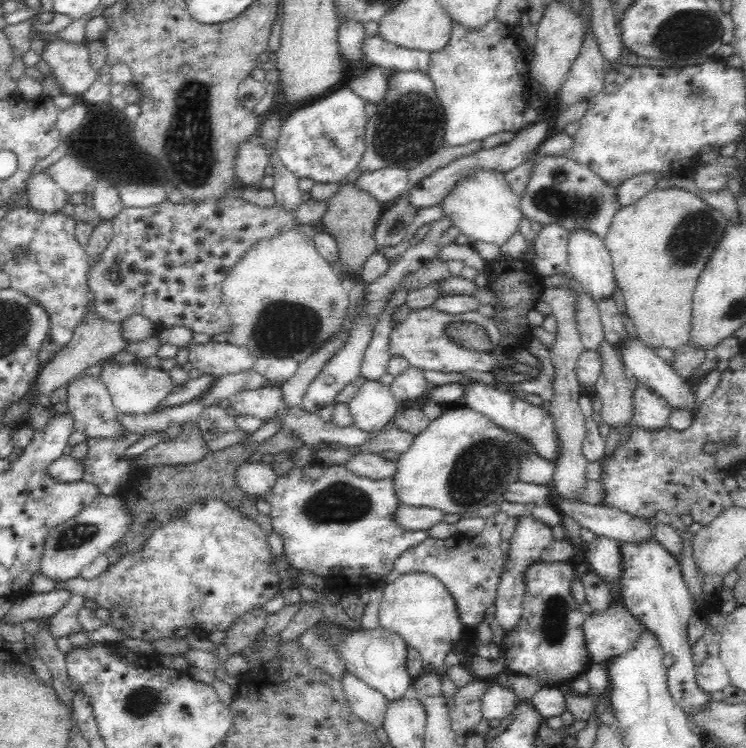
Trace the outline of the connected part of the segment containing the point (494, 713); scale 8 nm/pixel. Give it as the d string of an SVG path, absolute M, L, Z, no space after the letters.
M499 683L490 684L481 698L482 716L487 720L508 717L514 710L516 702L512 689L503 688Z

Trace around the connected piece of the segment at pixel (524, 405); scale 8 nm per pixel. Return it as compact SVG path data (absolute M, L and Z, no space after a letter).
M460 376L457 380L462 380L462 383L466 385L464 396L460 400L461 405L479 414L484 414L502 430L522 437L534 449L536 455L553 463L556 462L561 454L562 442L560 436L555 432L555 421L548 410L544 410L541 405L534 406L534 404L529 404L526 398L522 400L514 392L499 391L496 387L484 382L463 379Z

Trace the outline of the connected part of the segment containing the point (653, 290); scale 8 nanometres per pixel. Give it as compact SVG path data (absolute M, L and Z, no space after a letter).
M654 188L613 216L603 241L611 254L615 281L623 292L626 313L635 324L638 339L648 347L674 350L687 344L691 333L693 292L708 258L724 236L726 224L728 219L724 213L706 204L702 197L680 188Z

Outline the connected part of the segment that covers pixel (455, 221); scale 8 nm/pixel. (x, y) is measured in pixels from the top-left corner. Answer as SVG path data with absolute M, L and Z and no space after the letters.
M478 169L462 177L441 205L442 216L447 216L451 224L467 236L470 244L482 240L502 246L519 230L519 222L524 217L520 197L514 194L504 173L495 170Z

